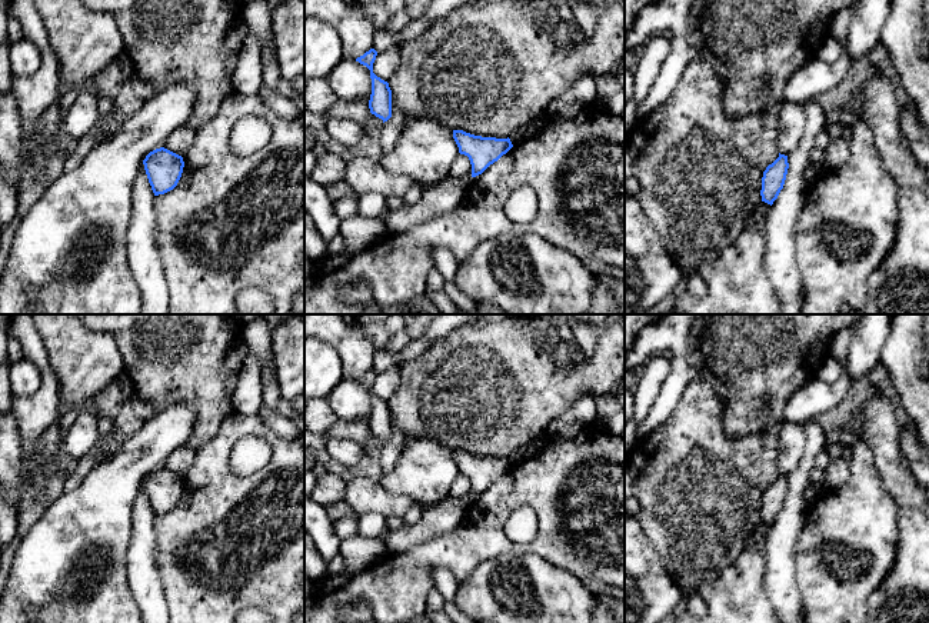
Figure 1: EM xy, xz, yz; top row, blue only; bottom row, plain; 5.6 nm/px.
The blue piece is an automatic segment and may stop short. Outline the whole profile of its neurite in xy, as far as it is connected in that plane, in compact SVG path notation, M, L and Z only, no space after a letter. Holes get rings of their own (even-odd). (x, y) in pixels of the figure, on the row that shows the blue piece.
M164 147L150 151L143 164L154 196L173 190L184 167L183 157Z

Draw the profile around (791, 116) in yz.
M783 101L778 111L778 149L780 154L793 153L805 136L806 113L800 103Z

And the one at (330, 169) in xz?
M327 151L317 157L316 166L312 171L312 179L323 187L344 181L346 161L342 156Z

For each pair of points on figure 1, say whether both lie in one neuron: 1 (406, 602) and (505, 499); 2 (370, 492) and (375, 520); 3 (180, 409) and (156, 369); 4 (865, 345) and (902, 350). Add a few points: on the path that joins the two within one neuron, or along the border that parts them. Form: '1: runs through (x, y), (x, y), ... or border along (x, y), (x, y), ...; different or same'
1: runs through (419, 572), (439, 552), (458, 550), (479, 529); same
2: border along (360, 513), (382, 513), (386, 517); different
3: border along (193, 399), (177, 399), (156, 413); different
4: border along (891, 329), (881, 350), (879, 362); different

